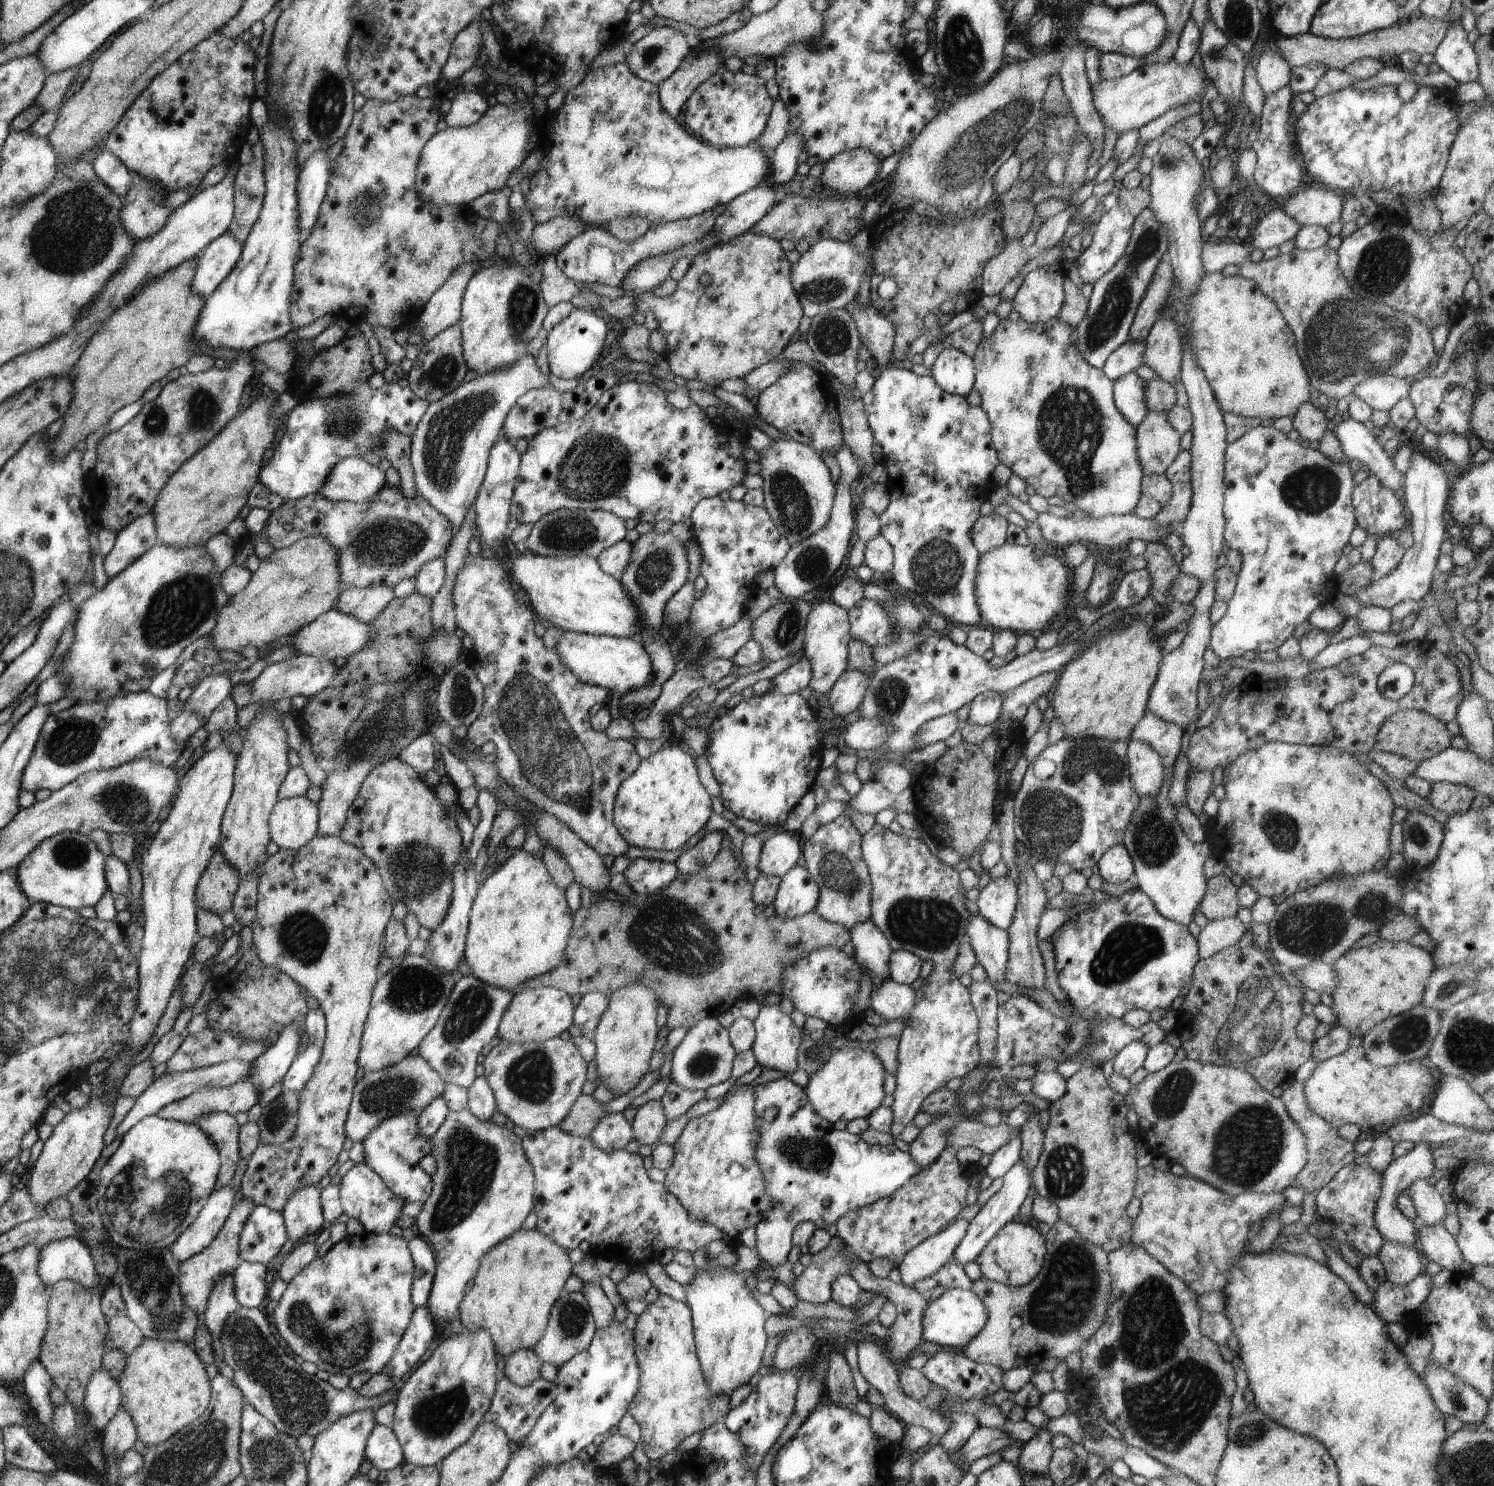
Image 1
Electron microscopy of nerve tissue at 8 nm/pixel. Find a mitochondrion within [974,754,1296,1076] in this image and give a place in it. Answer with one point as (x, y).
(1251, 1031)

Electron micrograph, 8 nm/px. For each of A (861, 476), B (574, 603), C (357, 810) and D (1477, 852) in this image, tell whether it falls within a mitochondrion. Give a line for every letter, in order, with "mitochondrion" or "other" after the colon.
A: other
B: other
C: other
D: other

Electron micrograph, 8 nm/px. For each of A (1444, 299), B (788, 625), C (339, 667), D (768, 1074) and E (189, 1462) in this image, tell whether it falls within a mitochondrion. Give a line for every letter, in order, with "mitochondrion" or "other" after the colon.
A: other
B: mitochondrion
C: other
D: other
E: mitochondrion

